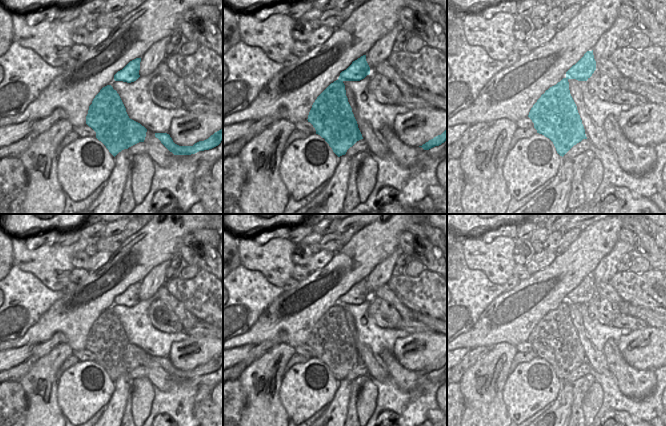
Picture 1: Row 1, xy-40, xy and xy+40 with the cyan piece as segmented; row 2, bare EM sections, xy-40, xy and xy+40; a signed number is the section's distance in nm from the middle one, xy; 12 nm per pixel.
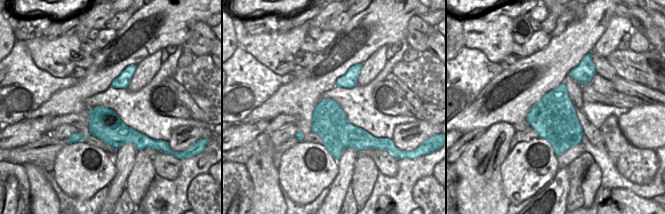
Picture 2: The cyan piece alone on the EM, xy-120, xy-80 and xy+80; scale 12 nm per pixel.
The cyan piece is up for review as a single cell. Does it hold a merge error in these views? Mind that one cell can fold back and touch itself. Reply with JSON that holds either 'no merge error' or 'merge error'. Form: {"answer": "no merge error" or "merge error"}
{"answer": "merge error"}

